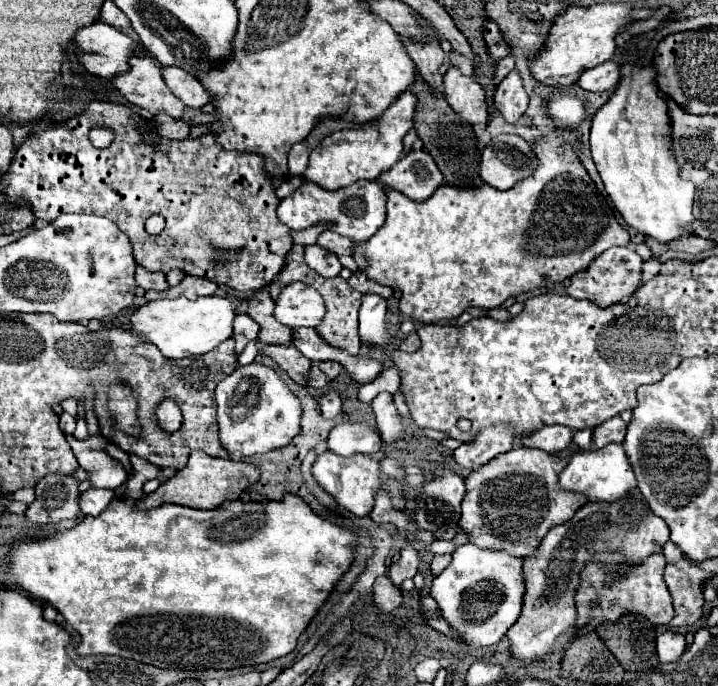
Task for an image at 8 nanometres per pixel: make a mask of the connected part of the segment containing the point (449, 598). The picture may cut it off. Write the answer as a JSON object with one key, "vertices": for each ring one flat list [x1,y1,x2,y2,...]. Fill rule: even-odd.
{"vertices":[[472,543,452,553,452,563,434,579,430,589,442,617,472,647,490,647,504,637,522,611,524,593,522,559,508,555,508,551,482,551]]}

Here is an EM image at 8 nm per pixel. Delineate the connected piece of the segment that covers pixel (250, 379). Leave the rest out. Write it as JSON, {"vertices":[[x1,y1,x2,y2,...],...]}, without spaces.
{"vertices":[[250,363,236,367,224,381,218,383,216,405,220,441,228,453,250,457,256,453,280,449,288,445,300,431,300,399,290,391,284,379,266,365]]}

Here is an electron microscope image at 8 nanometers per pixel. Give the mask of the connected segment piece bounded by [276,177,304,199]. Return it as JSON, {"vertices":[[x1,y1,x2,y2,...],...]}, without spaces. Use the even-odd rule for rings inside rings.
{"vertices":[[288,177,288,179,276,189,276,195,278,195,280,199,292,195,292,193,302,185,302,181,304,181,304,177]]}

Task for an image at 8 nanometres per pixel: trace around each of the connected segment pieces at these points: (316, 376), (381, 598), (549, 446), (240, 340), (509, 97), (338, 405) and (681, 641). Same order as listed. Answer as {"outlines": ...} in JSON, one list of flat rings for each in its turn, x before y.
{"outlines":[[[314,365,312,371,310,371,310,381,308,383,310,383,310,387,328,387,332,381]],[[382,575,374,581,374,603,382,611,392,611,392,609,402,605,400,589,386,575]],[[546,425,540,431,524,437,520,443,524,447,536,447,548,453,560,453,568,449,572,439,574,439,574,429,562,425]],[[236,315,232,337,236,341,236,355,240,355,242,349,258,337,258,323,252,321,248,315]],[[518,69,510,71,498,85,494,105,508,123,516,123,524,115,528,107,528,95,522,85,522,77,518,75]],[[336,391,324,393,318,399,318,403,320,403,320,413,322,413,324,419,334,419,334,417,338,417,342,413,342,401,340,401]],[[666,631,666,633,658,635,656,645,658,645,658,659,660,659,660,663,674,663,686,651,684,635,682,633,674,633,674,631]]]}

